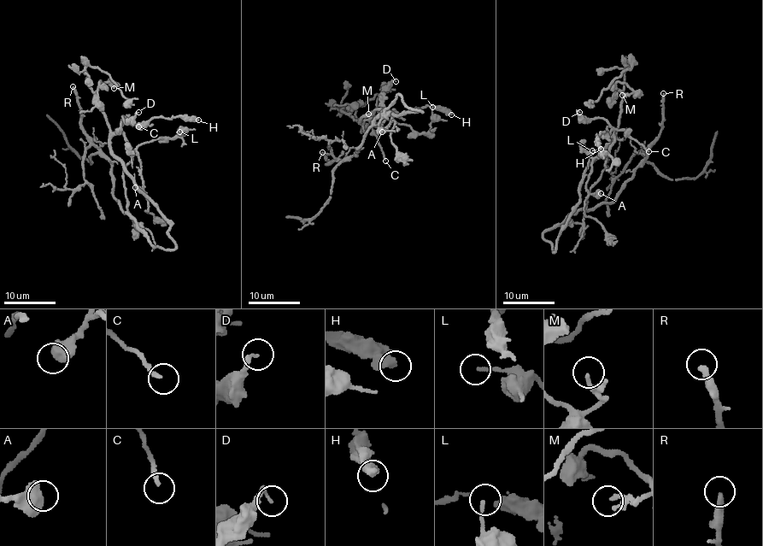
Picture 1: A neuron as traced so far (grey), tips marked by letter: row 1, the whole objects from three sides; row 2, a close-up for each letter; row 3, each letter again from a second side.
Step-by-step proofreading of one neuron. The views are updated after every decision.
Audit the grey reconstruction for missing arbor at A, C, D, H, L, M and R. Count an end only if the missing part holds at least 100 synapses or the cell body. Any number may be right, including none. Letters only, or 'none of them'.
R

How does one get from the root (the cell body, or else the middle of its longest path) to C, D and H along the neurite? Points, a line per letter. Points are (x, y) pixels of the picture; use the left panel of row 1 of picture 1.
C: (126, 190), (124, 168), (132, 161), (132, 155), (122, 132), (122, 119), (138, 126)
D: (126, 190), (124, 168), (132, 161), (132, 155), (120, 127), (126, 118), (121, 118), (125, 120), (138, 112)
H: (126, 190), (124, 168), (132, 161), (132, 155), (120, 126), (146, 124), (158, 117), (198, 120)

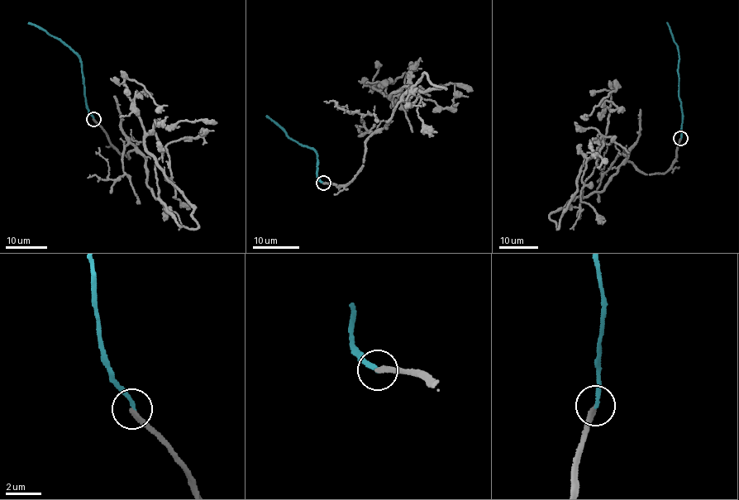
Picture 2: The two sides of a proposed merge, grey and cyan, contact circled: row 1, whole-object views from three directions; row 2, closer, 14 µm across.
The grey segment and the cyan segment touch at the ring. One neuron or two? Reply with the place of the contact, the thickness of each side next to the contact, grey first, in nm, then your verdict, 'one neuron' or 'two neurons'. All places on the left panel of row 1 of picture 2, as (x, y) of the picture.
(93, 119) | 240/200 nm | two neurons

